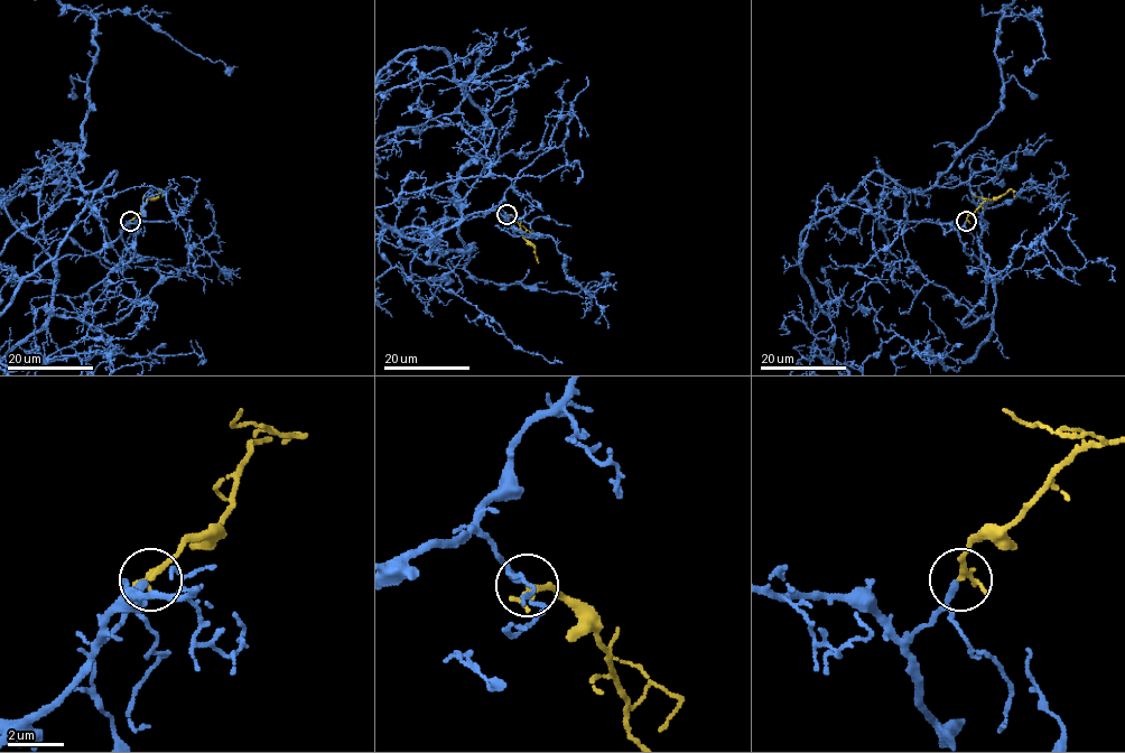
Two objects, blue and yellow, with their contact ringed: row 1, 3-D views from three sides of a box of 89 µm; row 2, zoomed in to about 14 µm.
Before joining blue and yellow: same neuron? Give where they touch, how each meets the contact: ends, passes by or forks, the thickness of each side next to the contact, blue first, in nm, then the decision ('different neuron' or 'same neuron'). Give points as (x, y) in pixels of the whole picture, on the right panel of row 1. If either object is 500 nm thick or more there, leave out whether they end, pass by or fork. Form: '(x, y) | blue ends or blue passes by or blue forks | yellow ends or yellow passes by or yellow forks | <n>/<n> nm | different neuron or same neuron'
(966, 221) | blue ends | yellow passes by | 260/180 nm | same neuron

